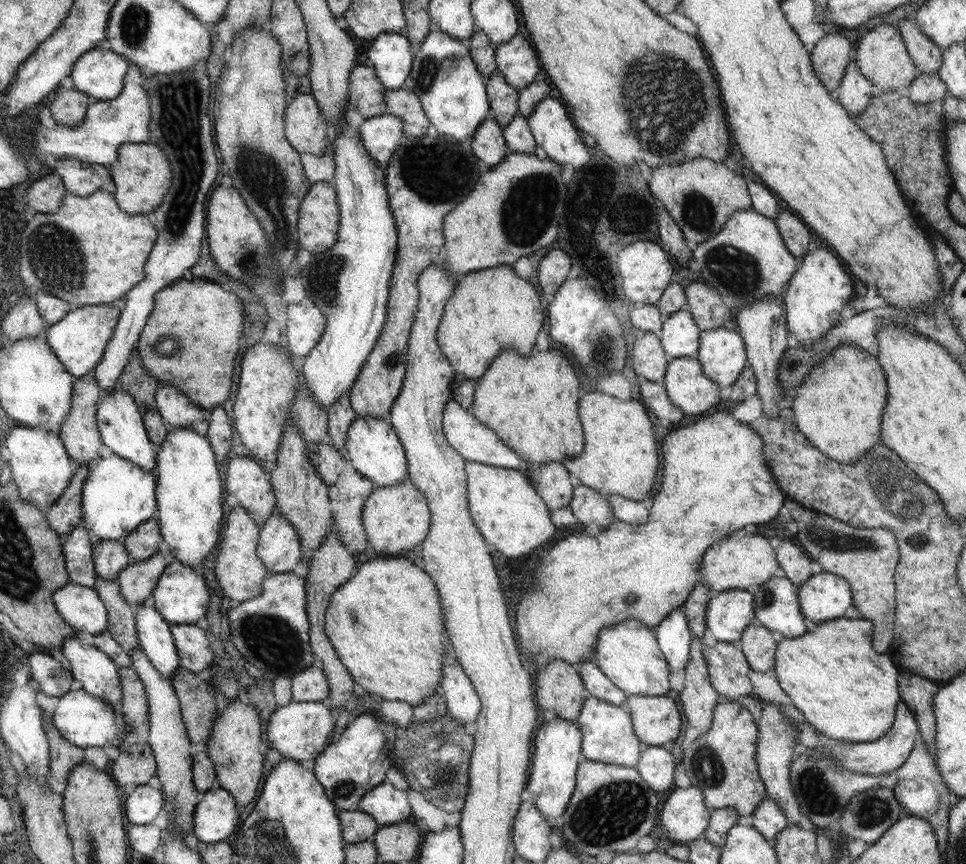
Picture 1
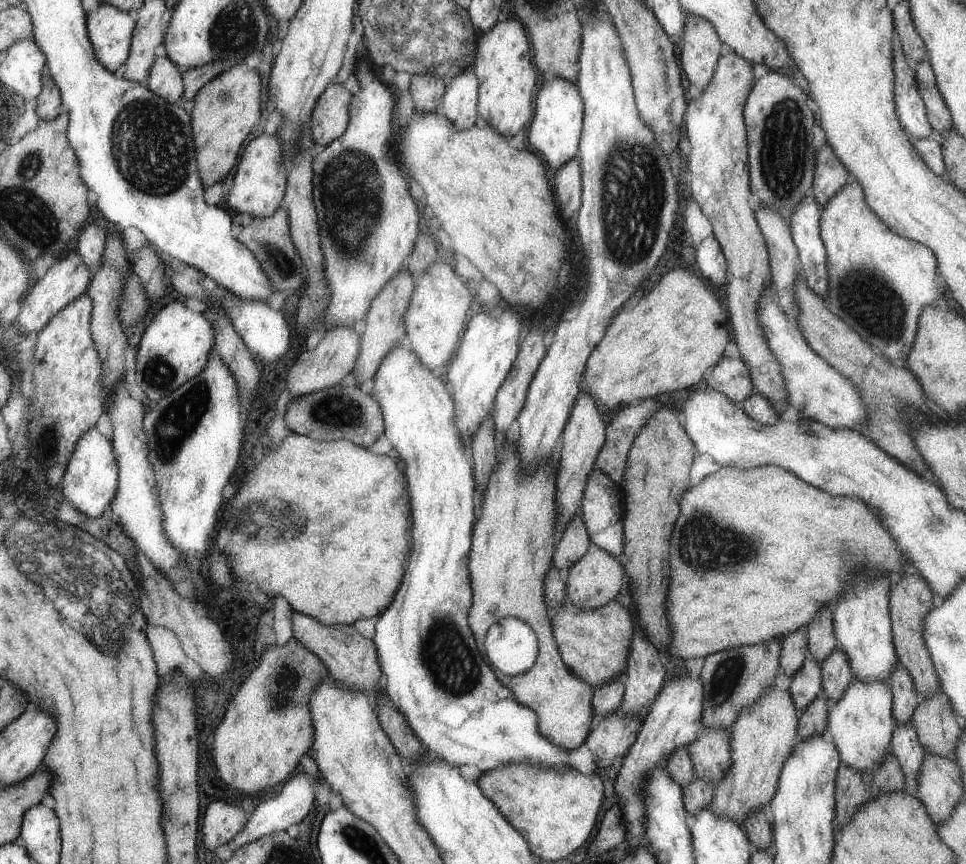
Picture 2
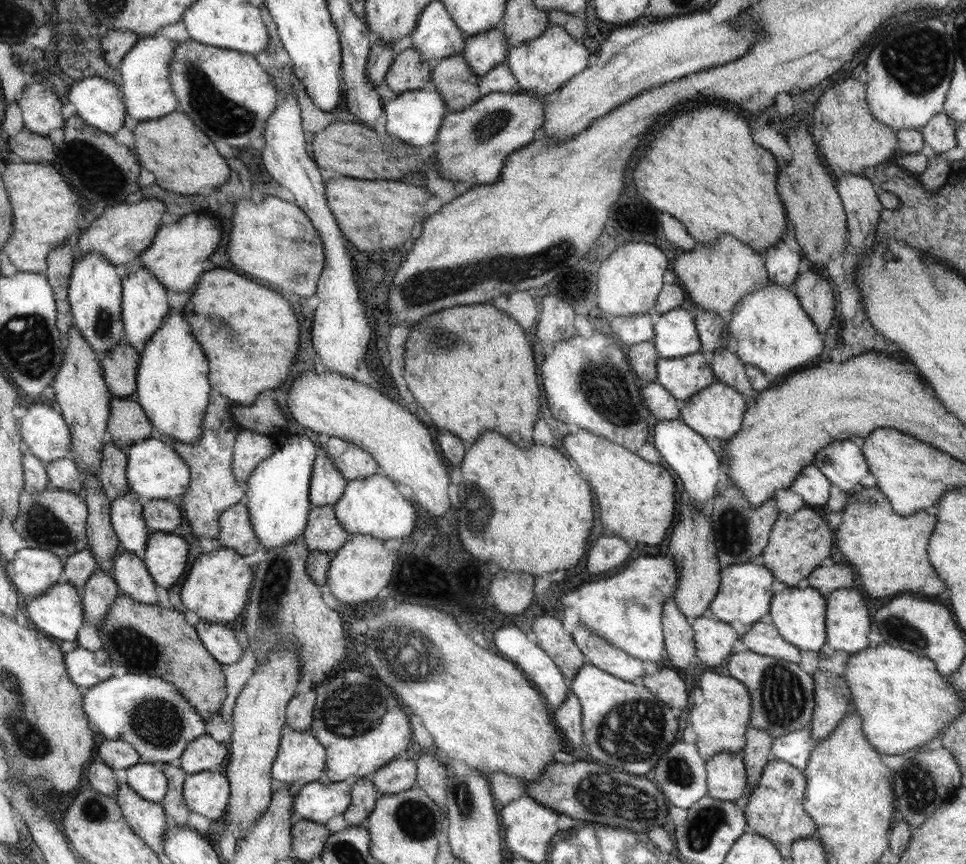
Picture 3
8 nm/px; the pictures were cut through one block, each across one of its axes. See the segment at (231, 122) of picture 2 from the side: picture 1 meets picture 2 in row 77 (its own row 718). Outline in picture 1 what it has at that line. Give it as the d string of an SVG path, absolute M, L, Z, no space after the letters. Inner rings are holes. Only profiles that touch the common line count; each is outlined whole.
M240 700L227 702L226 707L214 720L210 738L206 742L207 756L215 767L217 783L237 799L238 806L243 808L258 796L262 770L264 770L264 752L262 752L262 722L253 704Z

